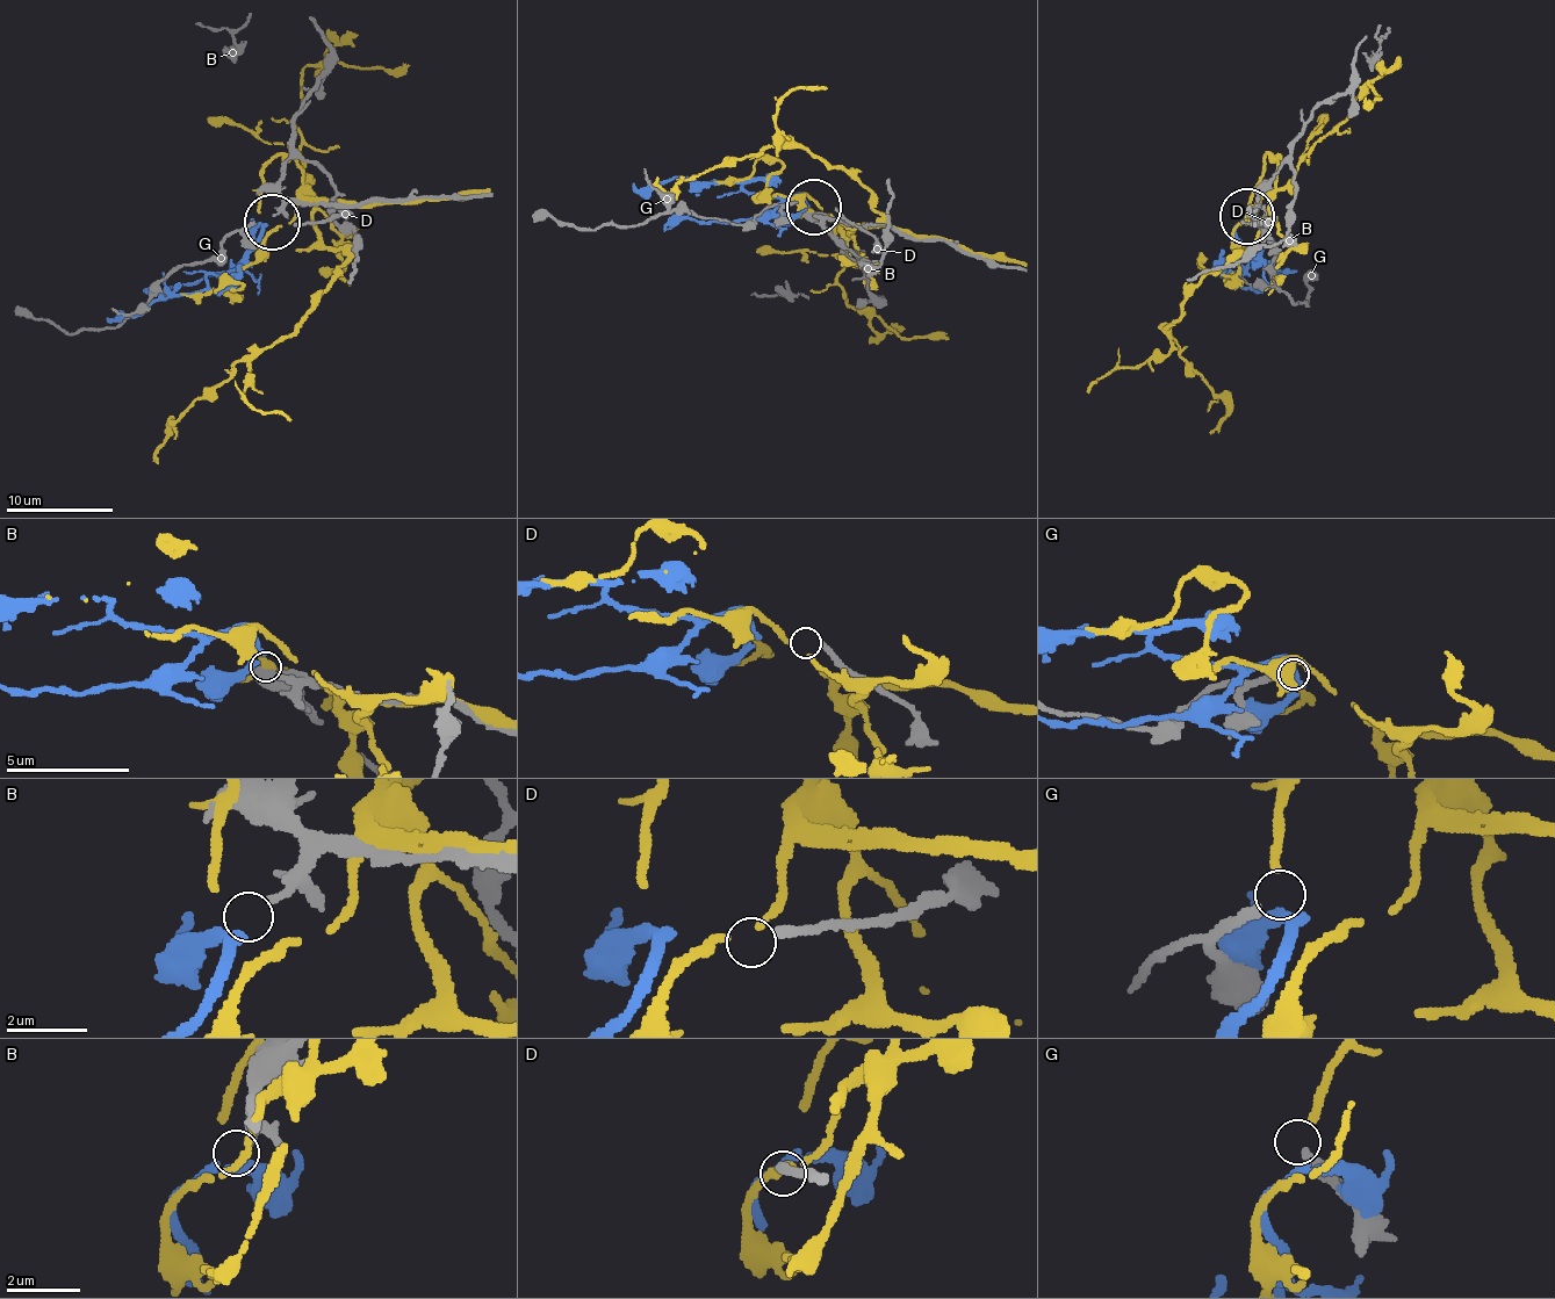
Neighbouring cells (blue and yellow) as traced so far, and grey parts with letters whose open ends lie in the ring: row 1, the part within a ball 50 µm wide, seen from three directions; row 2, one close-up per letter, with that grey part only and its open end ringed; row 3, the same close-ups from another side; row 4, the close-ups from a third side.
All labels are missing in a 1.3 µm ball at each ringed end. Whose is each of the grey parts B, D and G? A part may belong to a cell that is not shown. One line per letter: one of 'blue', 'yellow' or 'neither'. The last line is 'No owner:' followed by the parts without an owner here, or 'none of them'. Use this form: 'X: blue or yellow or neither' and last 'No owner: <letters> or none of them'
B: blue
D: neither
G: yellow
No owner: D

